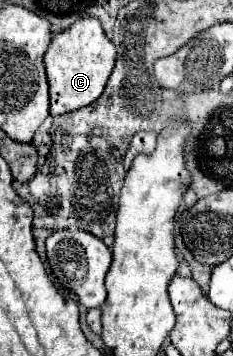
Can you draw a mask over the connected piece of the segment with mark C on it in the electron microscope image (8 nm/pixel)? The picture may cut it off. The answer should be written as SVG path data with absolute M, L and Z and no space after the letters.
M85 17L75 21L65 31L53 35L53 41L43 57L43 63L49 83L51 115L57 117L97 101L115 65L115 45L103 33L99 19Z

